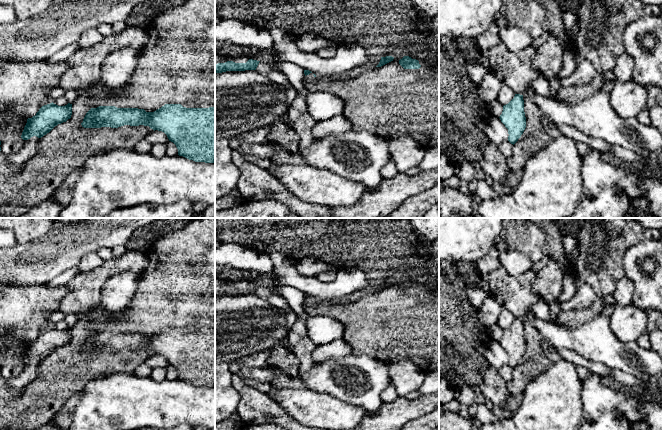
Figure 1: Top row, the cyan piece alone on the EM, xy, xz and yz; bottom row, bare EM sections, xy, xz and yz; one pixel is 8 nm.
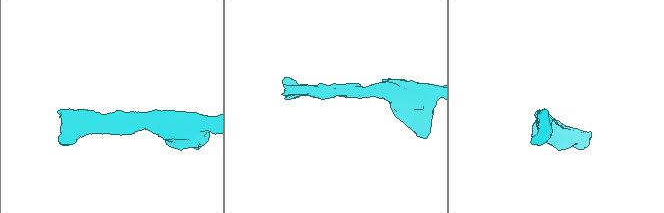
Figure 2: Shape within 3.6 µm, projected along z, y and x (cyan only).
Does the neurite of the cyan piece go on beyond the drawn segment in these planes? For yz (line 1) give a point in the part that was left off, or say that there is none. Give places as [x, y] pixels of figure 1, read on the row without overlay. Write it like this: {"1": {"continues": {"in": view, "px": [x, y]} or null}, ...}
{"1": {"continues": null}}

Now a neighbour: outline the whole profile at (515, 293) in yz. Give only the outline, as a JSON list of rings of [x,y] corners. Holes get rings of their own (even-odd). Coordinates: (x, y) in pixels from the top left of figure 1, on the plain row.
[[[499,266],[487,277],[489,294],[515,318],[523,319],[539,299],[532,286],[536,275],[537,272],[530,269],[513,276]]]

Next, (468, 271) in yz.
[[[458,261],[455,262],[455,267],[467,286],[479,287],[489,293],[489,284],[487,279],[480,275],[475,264]]]

